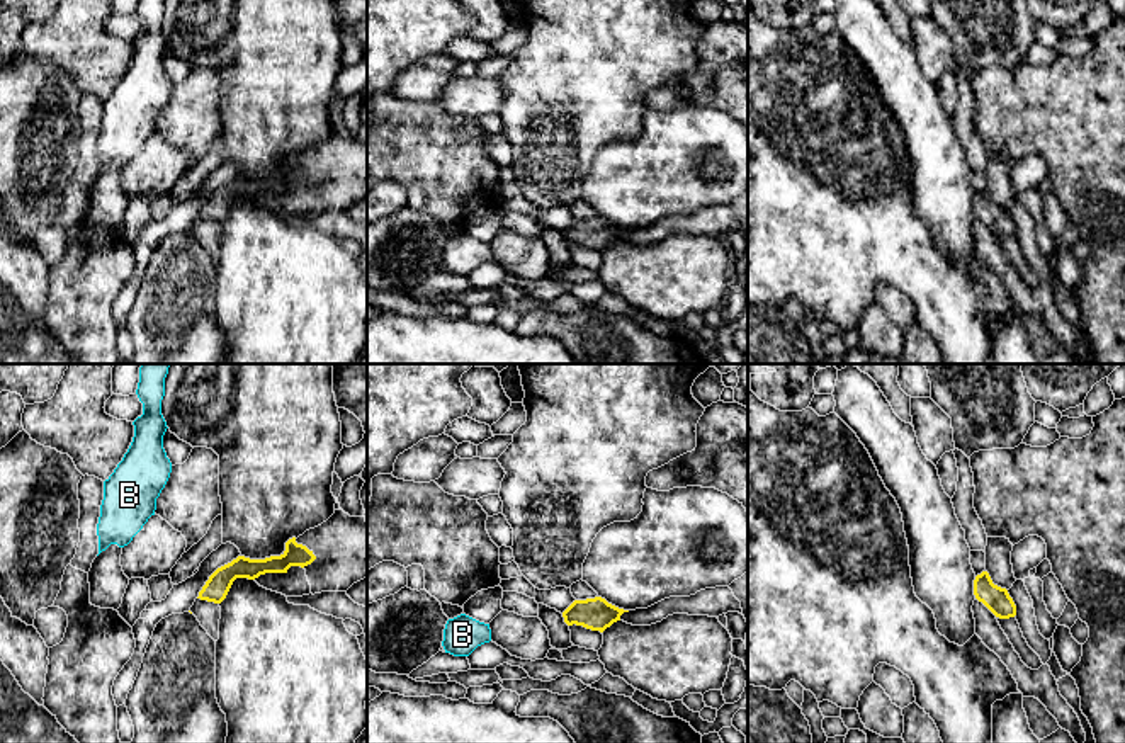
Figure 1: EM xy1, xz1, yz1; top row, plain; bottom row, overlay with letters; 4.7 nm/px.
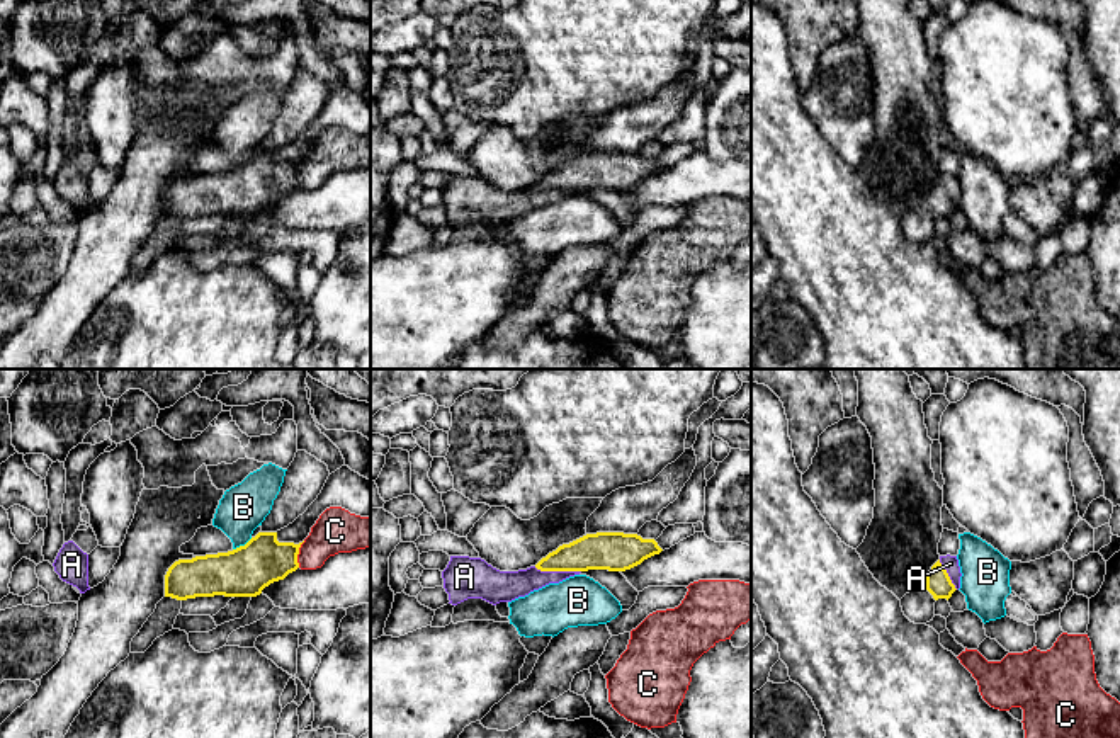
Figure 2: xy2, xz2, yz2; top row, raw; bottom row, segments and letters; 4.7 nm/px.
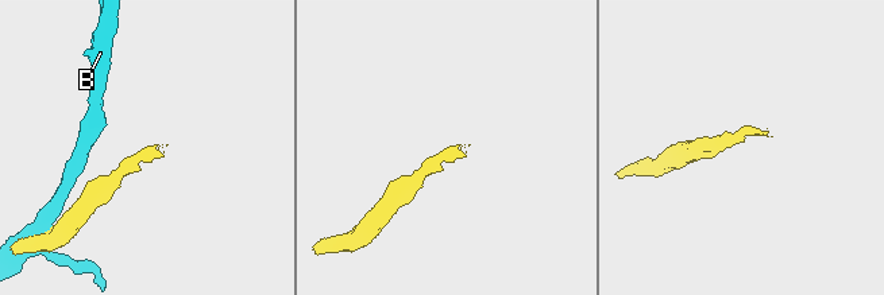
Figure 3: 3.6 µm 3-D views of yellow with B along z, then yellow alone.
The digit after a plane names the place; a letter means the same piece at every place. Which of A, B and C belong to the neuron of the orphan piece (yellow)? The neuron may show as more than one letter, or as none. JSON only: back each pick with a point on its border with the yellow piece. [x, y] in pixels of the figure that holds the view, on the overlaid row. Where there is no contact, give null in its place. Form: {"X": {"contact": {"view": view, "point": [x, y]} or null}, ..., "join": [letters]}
{"A": {"contact": {"view": "xz2", "point": [558, 570]}}, "join": ["A"]}

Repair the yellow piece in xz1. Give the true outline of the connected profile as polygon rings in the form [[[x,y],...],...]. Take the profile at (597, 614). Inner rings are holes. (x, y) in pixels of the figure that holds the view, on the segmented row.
[[[595,597],[595,598],[586,598],[586,600],[574,600],[562,612],[562,617],[568,626],[576,624],[591,631],[603,632],[613,622],[620,621],[620,615],[624,612],[629,612],[629,610],[624,610],[608,604],[602,597]]]

